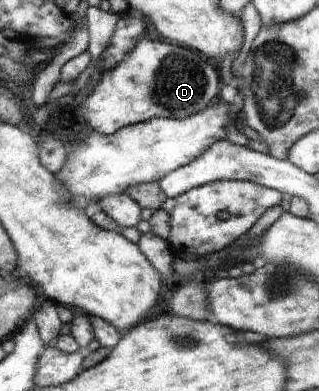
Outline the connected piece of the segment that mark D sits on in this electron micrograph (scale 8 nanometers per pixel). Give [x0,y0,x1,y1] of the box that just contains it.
[78,38,220,135]

